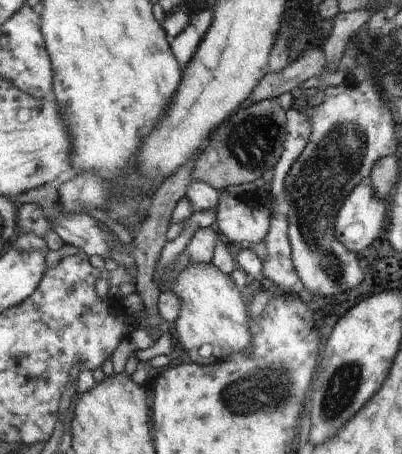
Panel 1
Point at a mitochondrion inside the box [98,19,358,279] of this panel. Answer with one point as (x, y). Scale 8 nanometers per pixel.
(252, 142)

